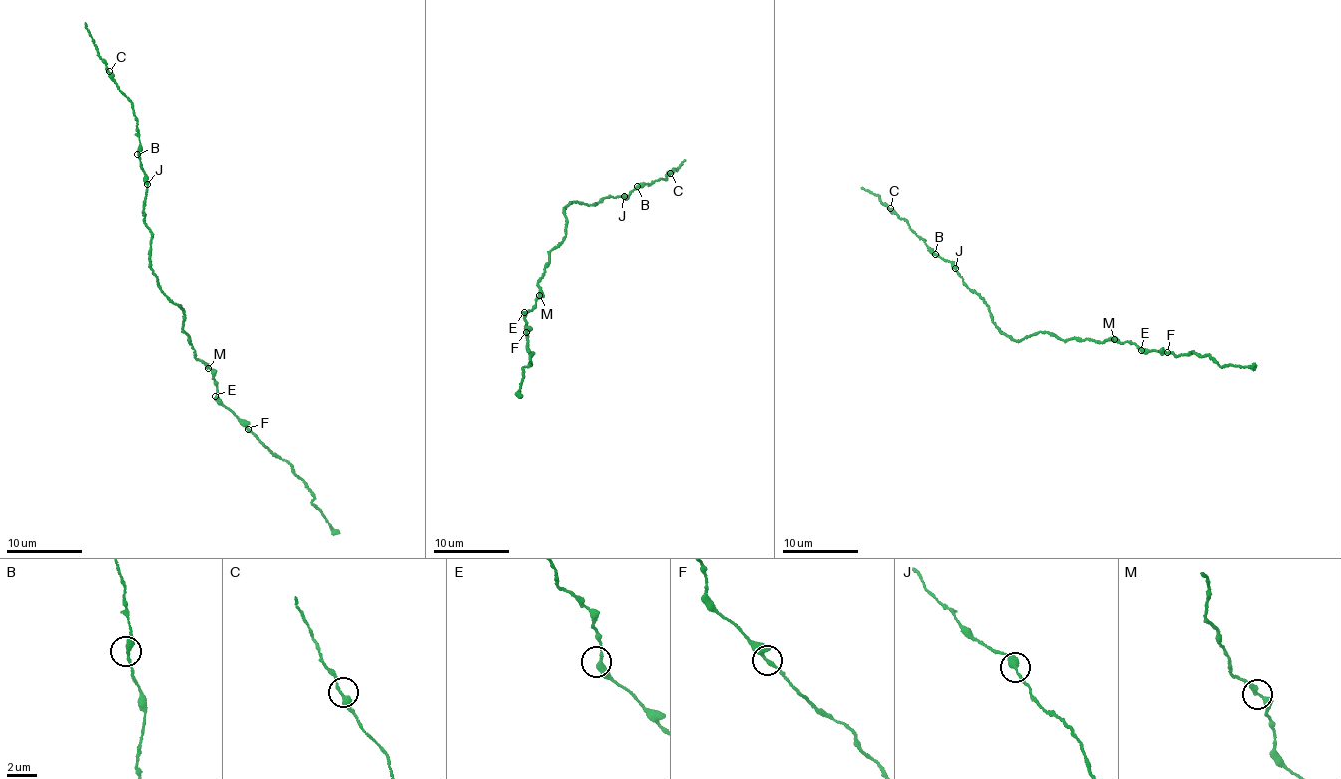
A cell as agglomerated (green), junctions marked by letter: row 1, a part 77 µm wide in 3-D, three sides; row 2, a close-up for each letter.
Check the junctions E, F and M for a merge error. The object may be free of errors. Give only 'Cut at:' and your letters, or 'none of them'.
Cut at: none of them

